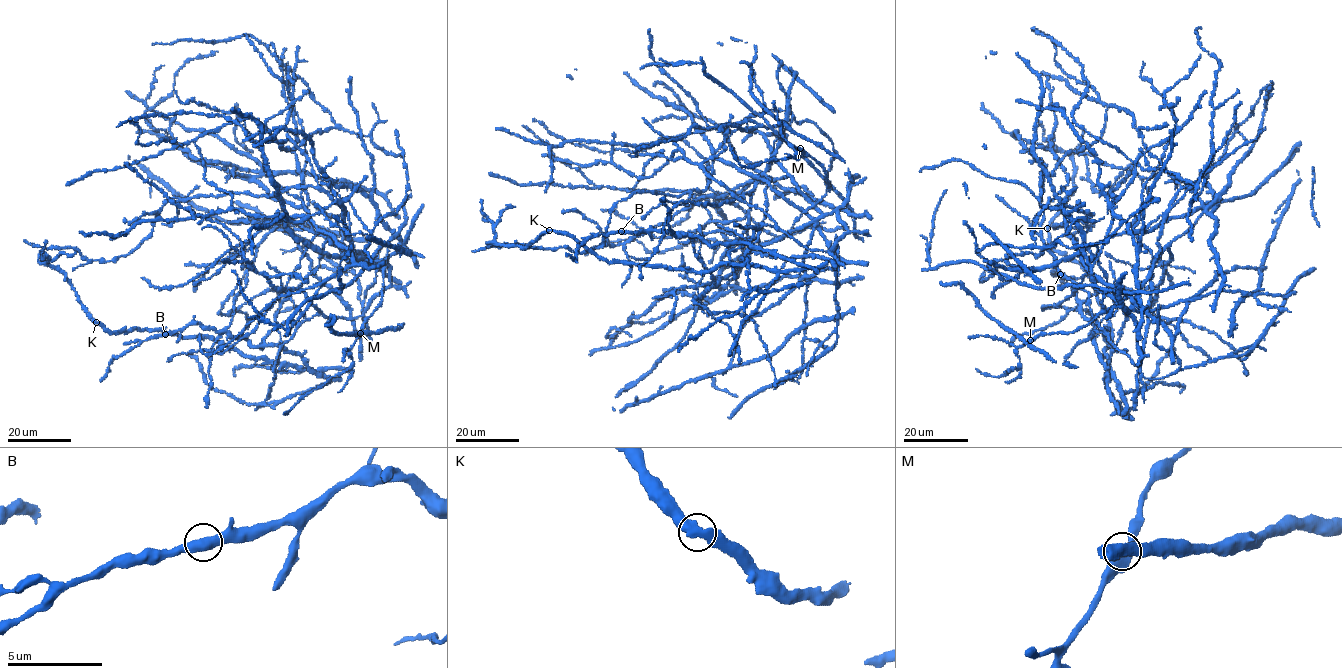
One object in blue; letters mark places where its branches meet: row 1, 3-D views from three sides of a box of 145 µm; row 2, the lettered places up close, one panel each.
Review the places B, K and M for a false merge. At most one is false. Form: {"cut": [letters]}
{"cut": []}

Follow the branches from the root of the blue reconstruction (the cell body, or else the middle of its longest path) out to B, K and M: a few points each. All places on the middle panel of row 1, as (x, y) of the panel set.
B: (798, 229), (758, 246), (716, 286), (711, 272), (695, 253), (691, 237), (654, 230), (621, 231)
K: (798, 229), (760, 244), (747, 236), (764, 174), (767, 209), (746, 263), (607, 262), (549, 230)
M: (798, 229), (821, 216), (822, 213), (814, 206), (825, 194), (829, 185), (824, 167), (800, 148)

